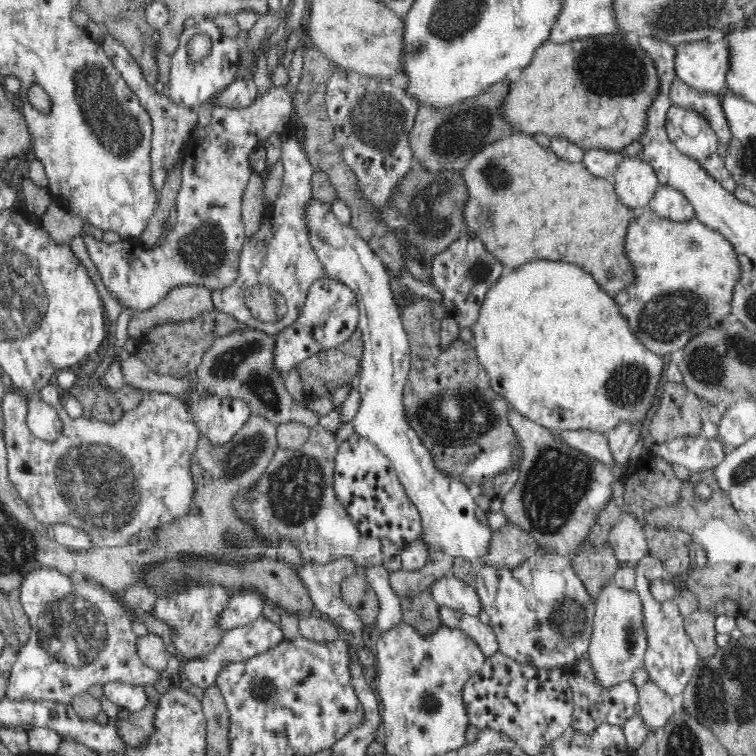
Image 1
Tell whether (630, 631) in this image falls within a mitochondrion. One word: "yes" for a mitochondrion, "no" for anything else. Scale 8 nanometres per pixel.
yes

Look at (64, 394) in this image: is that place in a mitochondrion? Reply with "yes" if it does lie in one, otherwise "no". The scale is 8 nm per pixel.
no

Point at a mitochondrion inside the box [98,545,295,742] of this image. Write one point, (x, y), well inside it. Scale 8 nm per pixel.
(264, 689)

